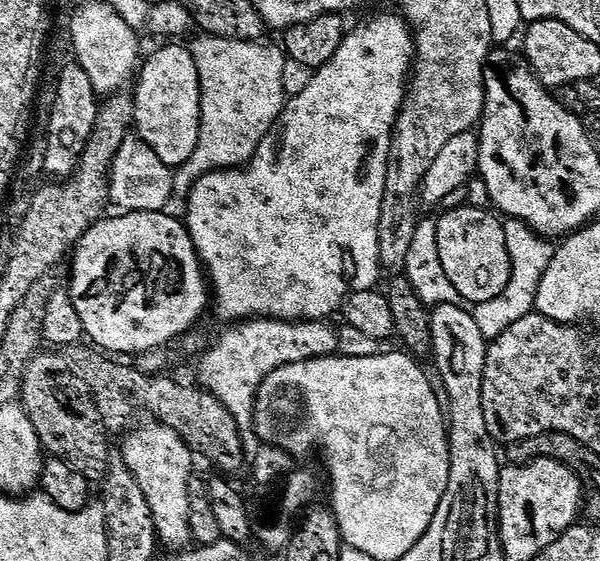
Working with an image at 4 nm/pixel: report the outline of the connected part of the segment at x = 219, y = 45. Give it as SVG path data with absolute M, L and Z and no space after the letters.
M200 34L200 37L190 44L200 79L200 133L194 154L185 164L175 169L174 188L177 193L187 193L207 172L231 170L247 165L272 127L276 125L276 121L280 119L286 103L286 95L284 96L286 53L283 47L276 45L275 48L268 43L255 40L228 40L225 36Z

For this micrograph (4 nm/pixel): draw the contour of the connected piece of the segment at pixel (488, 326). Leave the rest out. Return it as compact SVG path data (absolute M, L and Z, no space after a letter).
M509 219L504 224L504 233L508 239L507 259L510 261L510 268L512 264L512 277L509 278L504 293L497 300L485 299L483 302L477 303L474 308L478 330L482 330L482 334L486 338L501 336L511 324L518 322L535 309L536 291L540 285L542 274L548 268L550 259L550 248L544 245L547 243L521 220Z

